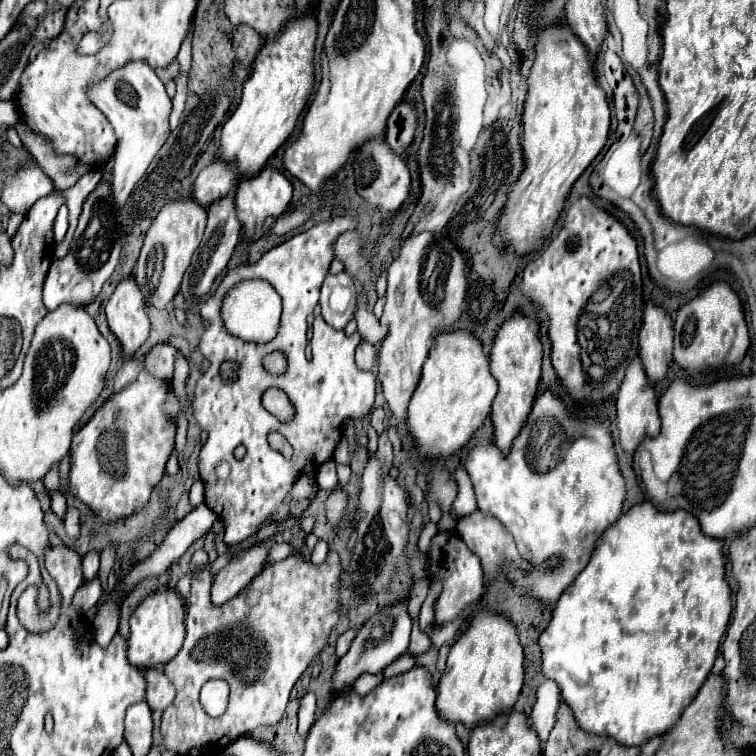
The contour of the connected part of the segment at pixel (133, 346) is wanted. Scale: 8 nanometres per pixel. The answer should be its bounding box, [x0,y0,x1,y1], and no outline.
[106,277,150,357]

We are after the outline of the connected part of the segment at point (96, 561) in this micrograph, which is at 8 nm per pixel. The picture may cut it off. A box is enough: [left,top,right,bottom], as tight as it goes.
[82,551,100,581]

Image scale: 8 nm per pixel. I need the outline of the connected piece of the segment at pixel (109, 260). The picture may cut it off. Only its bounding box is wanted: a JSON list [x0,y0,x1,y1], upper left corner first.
[44,177,122,311]

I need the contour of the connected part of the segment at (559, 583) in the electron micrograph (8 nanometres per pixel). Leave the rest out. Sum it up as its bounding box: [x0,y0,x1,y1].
[466,391,626,603]

